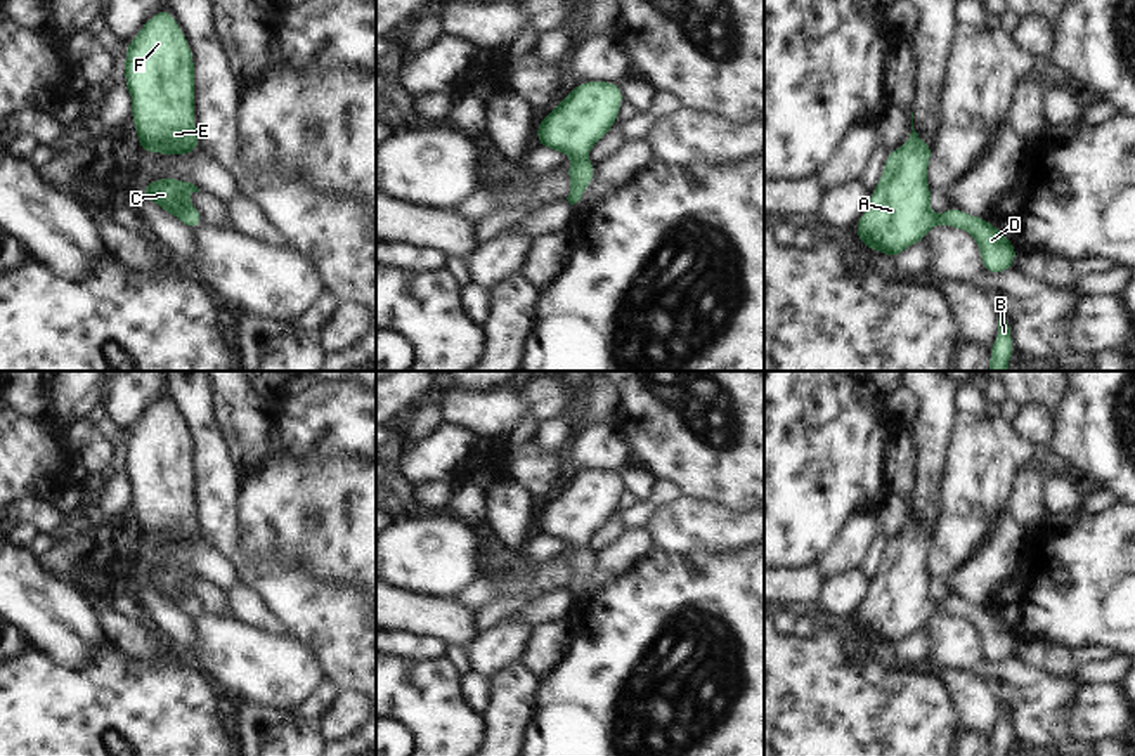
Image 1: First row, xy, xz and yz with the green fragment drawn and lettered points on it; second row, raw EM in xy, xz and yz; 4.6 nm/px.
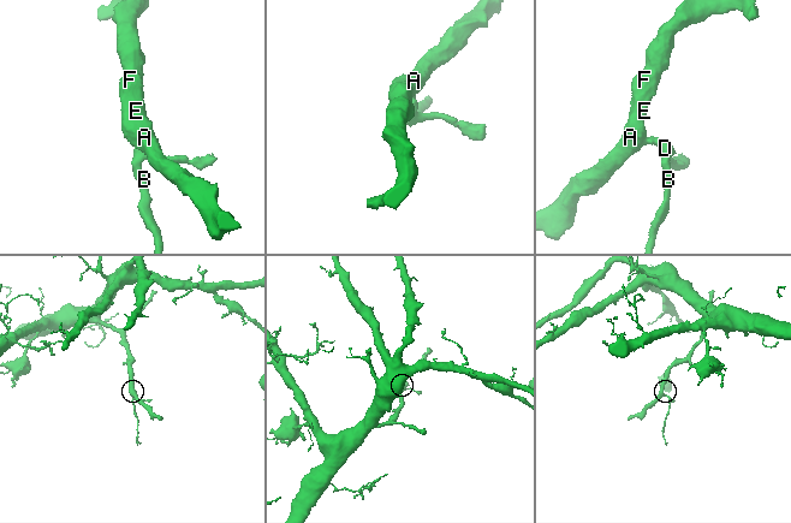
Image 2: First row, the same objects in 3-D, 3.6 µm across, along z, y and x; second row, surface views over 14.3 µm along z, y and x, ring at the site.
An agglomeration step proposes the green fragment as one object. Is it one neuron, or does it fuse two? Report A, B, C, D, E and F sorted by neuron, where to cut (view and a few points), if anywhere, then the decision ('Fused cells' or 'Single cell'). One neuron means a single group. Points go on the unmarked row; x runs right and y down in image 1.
Groups: A B C D E F. No split. Single cell

